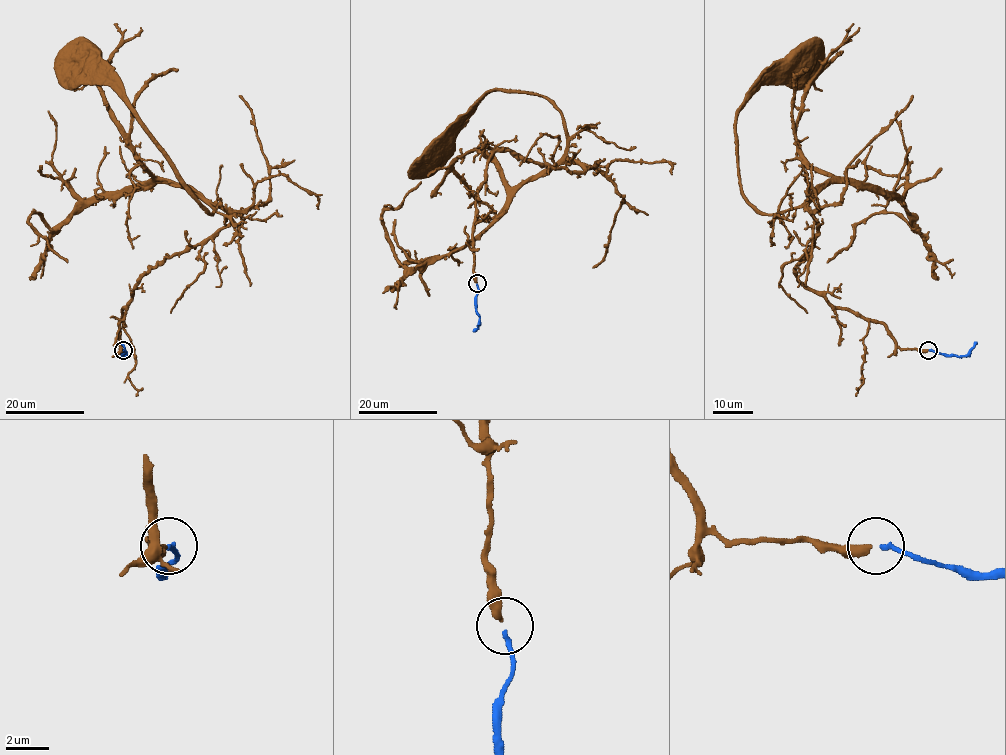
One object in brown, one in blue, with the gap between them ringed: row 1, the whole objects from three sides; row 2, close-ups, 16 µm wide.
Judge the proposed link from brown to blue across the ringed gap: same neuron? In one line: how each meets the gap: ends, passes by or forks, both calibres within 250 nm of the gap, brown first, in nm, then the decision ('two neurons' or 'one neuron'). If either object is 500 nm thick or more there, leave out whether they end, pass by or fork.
brown ends | blue ends | 380/200 nm | one neuron

